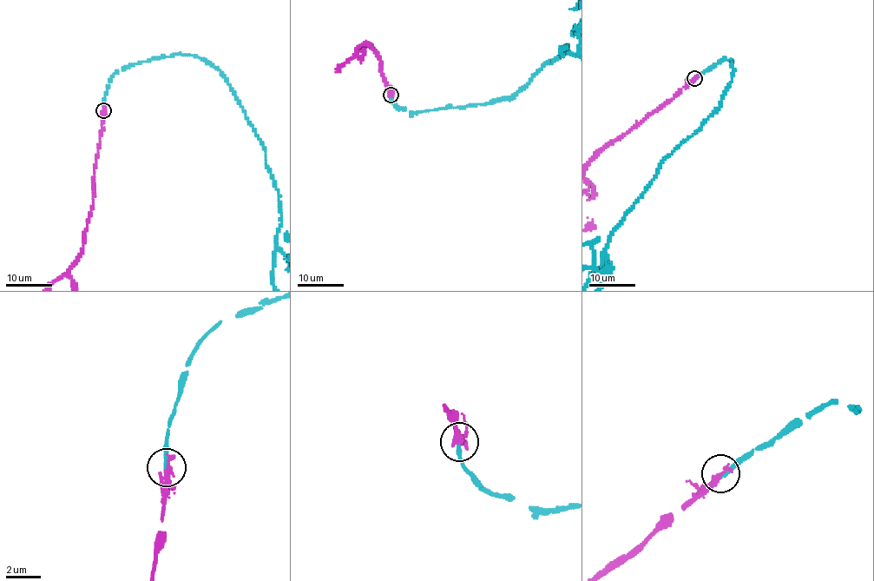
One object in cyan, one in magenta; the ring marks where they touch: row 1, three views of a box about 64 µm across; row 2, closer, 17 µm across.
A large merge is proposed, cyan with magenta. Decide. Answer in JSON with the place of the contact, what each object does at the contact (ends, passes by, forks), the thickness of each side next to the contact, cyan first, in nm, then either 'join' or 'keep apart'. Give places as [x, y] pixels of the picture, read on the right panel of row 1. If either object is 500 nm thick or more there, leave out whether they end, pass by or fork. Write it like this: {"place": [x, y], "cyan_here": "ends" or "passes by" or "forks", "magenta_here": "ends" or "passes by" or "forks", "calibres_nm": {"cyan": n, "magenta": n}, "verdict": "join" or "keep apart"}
{"place": [694, 78], "cyan_here": "ends", "magenta_here": "ends", "calibres_nm": {"cyan": 240, "magenta": 360}, "verdict": "join"}

